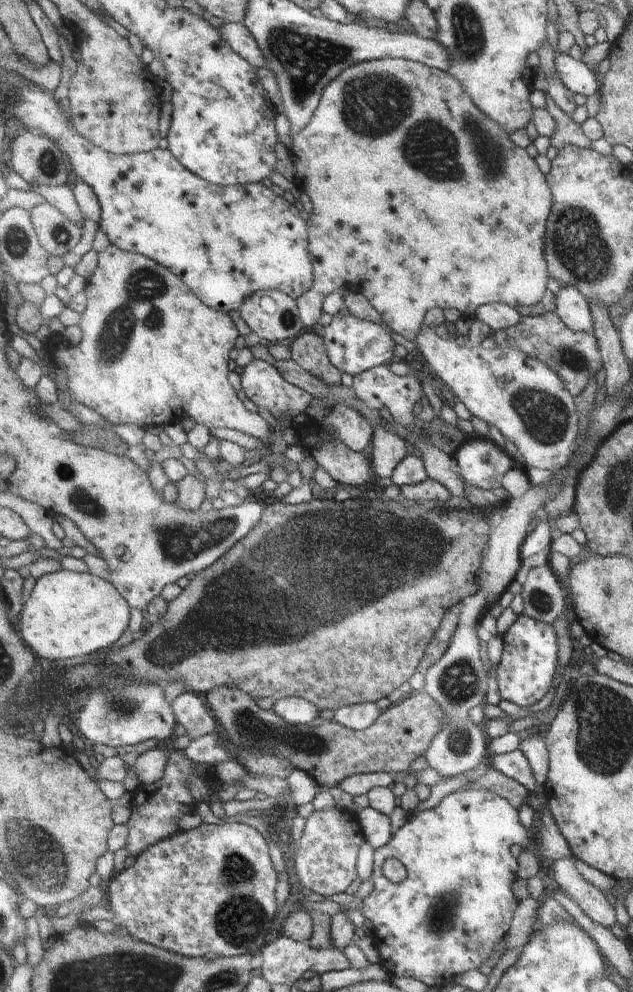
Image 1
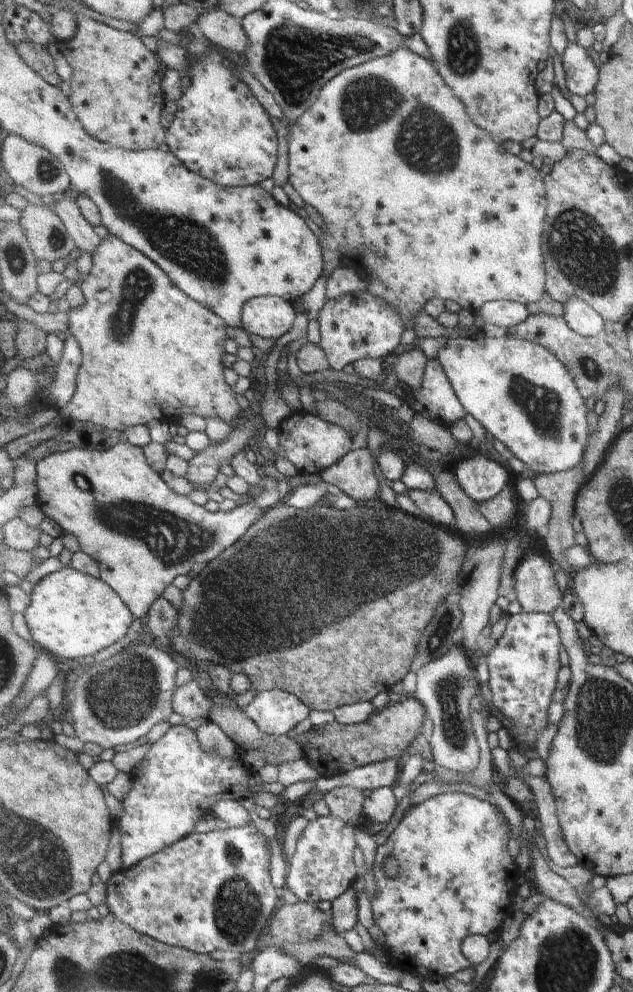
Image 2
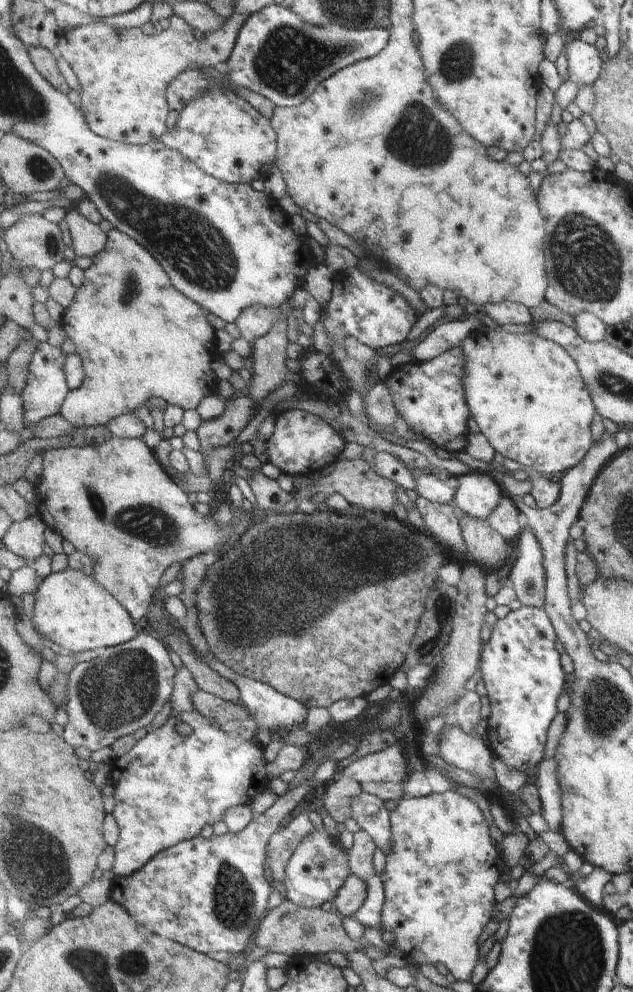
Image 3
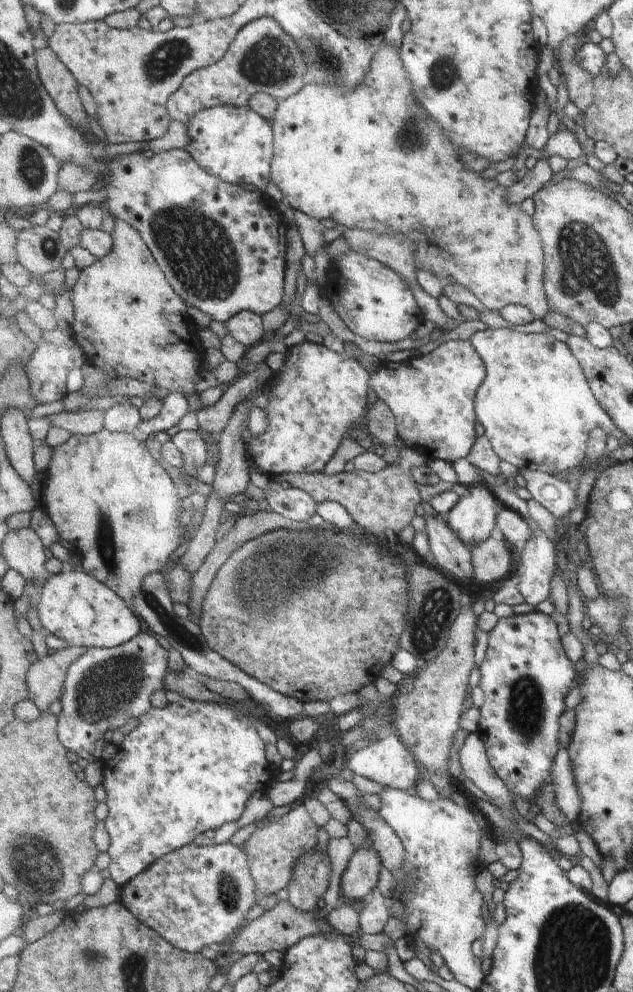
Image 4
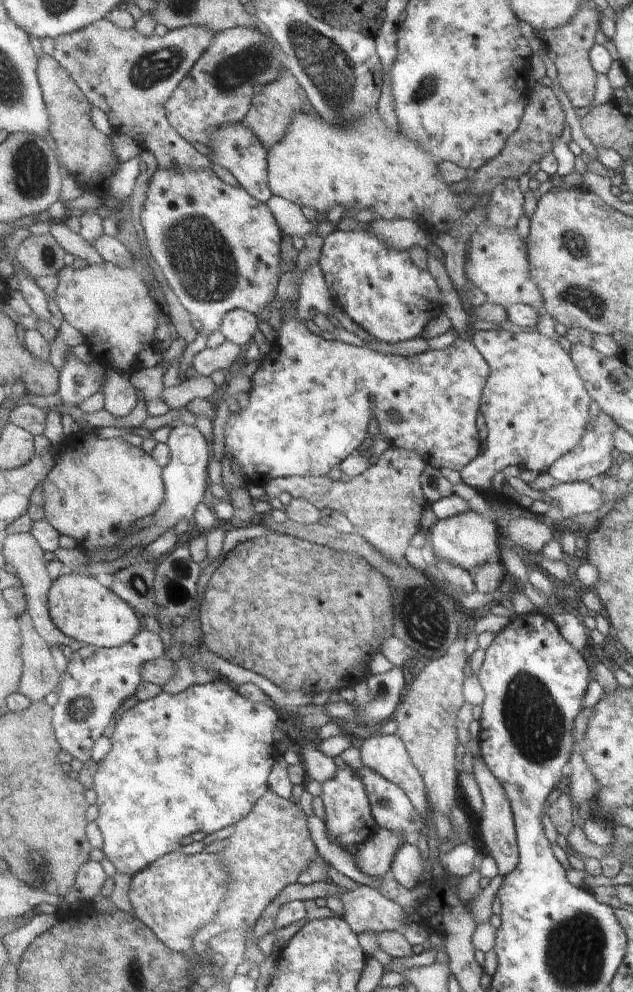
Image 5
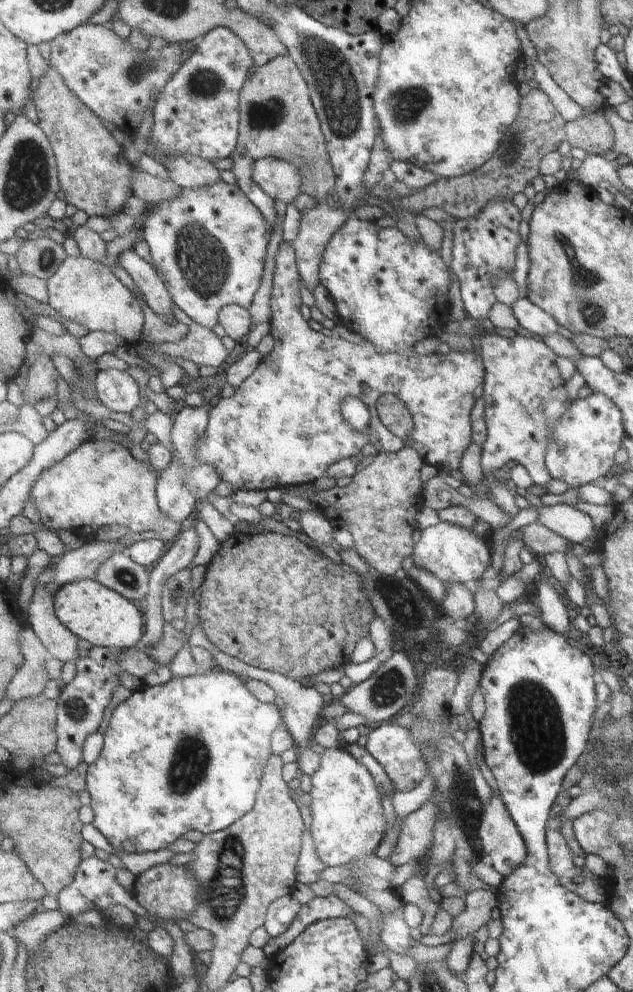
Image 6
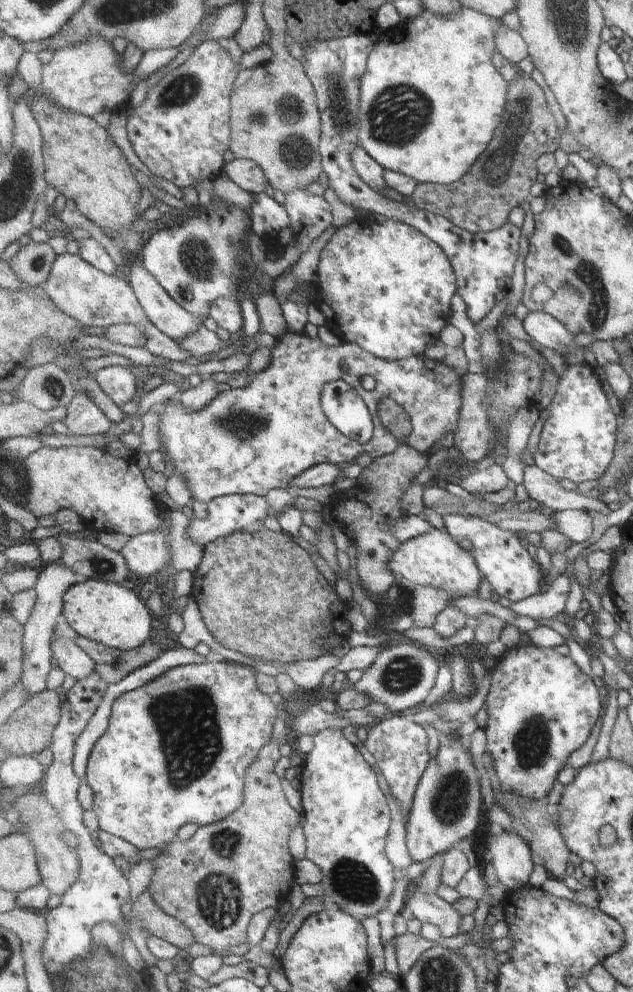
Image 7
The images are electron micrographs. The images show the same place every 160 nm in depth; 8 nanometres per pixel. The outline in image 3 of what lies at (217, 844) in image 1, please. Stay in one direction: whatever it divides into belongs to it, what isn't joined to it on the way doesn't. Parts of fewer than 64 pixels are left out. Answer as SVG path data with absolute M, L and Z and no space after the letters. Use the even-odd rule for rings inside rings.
M312 777L306 778L288 790L272 808L237 834L228 831L209 840L199 836L157 854L139 873L128 878L111 876L110 899L124 906L153 934L199 953L246 952L268 912L271 890L274 890L265 871L269 838L281 828L281 820L306 798L314 782Z

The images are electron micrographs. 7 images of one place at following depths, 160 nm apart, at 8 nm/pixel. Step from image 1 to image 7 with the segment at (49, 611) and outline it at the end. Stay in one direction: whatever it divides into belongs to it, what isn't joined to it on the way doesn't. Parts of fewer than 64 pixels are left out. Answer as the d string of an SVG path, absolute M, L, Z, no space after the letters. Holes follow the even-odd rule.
M84 579L64 597L63 619L80 635L104 646L129 651L146 645L154 619L139 594L121 584Z

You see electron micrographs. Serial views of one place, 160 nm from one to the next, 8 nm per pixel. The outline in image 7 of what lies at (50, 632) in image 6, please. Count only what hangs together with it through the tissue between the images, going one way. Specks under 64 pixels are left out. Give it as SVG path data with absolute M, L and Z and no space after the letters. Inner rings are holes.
M54 638L52 648L59 667L76 681L85 680L96 671L94 659L81 646L77 646L74 640Z

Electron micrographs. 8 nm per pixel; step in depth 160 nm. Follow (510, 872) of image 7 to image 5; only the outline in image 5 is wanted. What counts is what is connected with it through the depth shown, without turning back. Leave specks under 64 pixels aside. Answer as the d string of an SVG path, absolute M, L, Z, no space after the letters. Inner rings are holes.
M481 754L474 758L468 758L468 763L473 768L473 776L478 782L485 803L484 818L480 823L480 834L488 849L489 854L497 861L500 874L507 876L513 869L517 868L520 861L520 850L518 847L518 834L511 801L506 790L499 779L490 771Z

